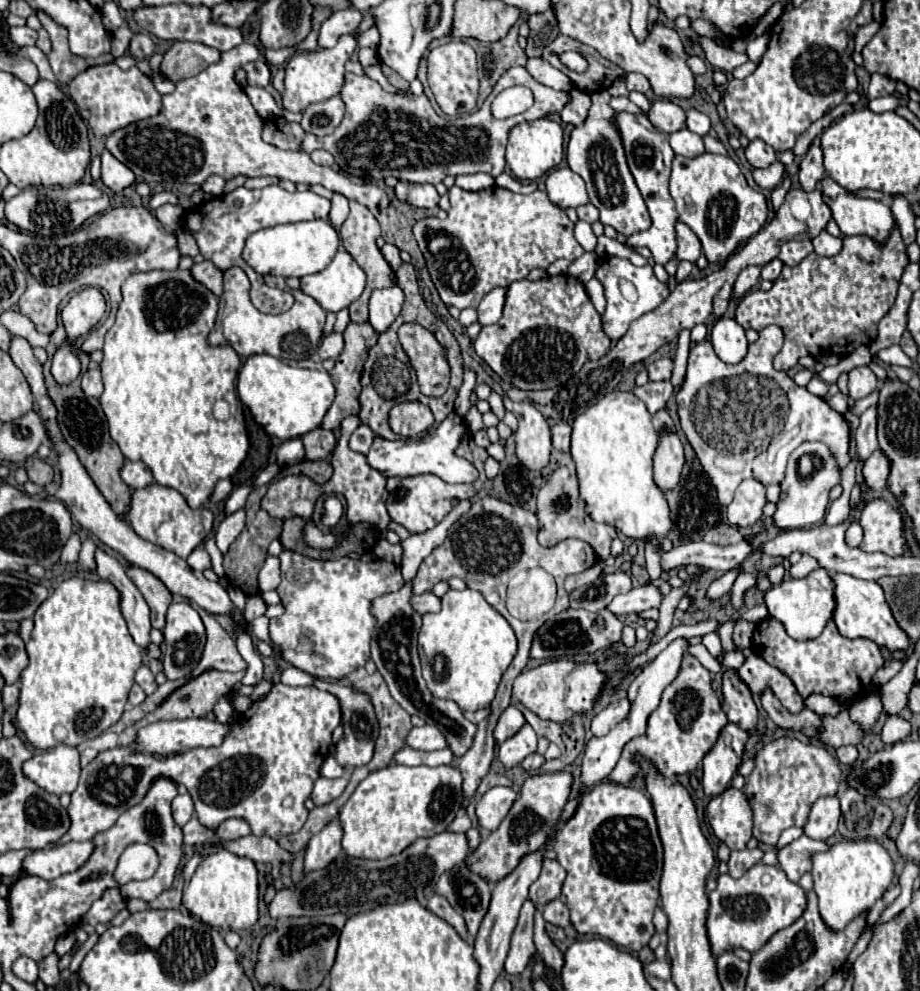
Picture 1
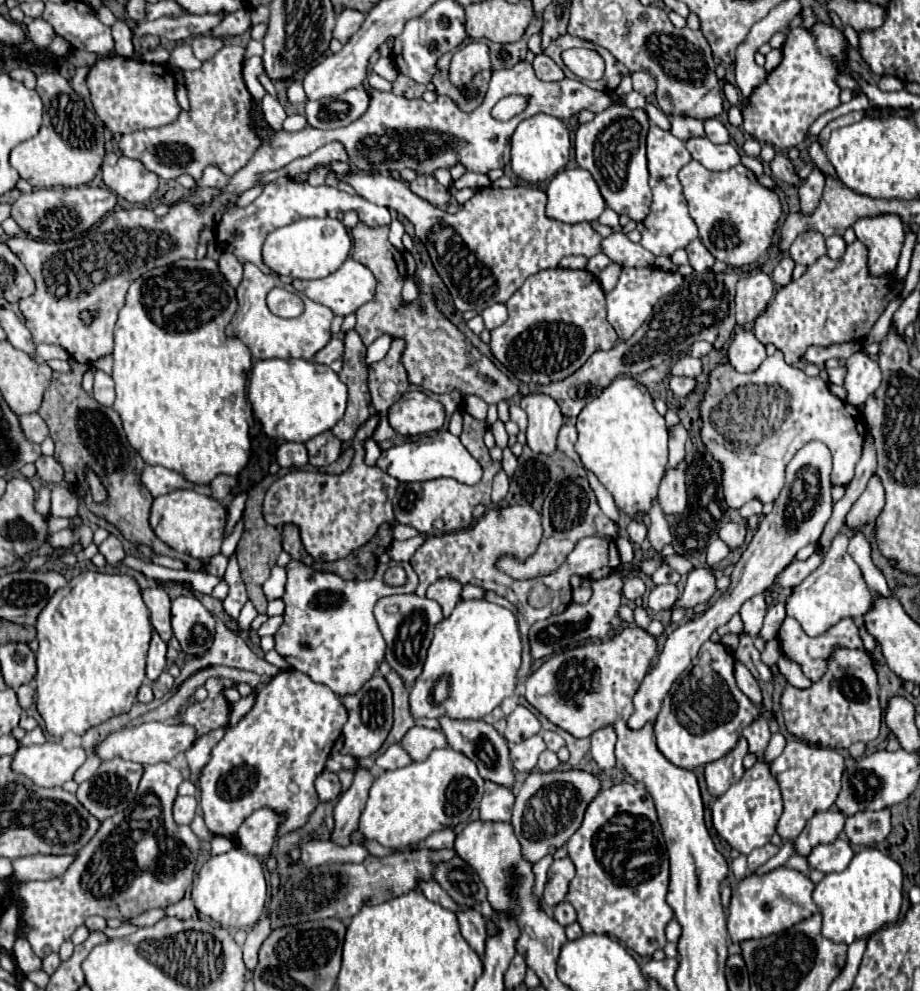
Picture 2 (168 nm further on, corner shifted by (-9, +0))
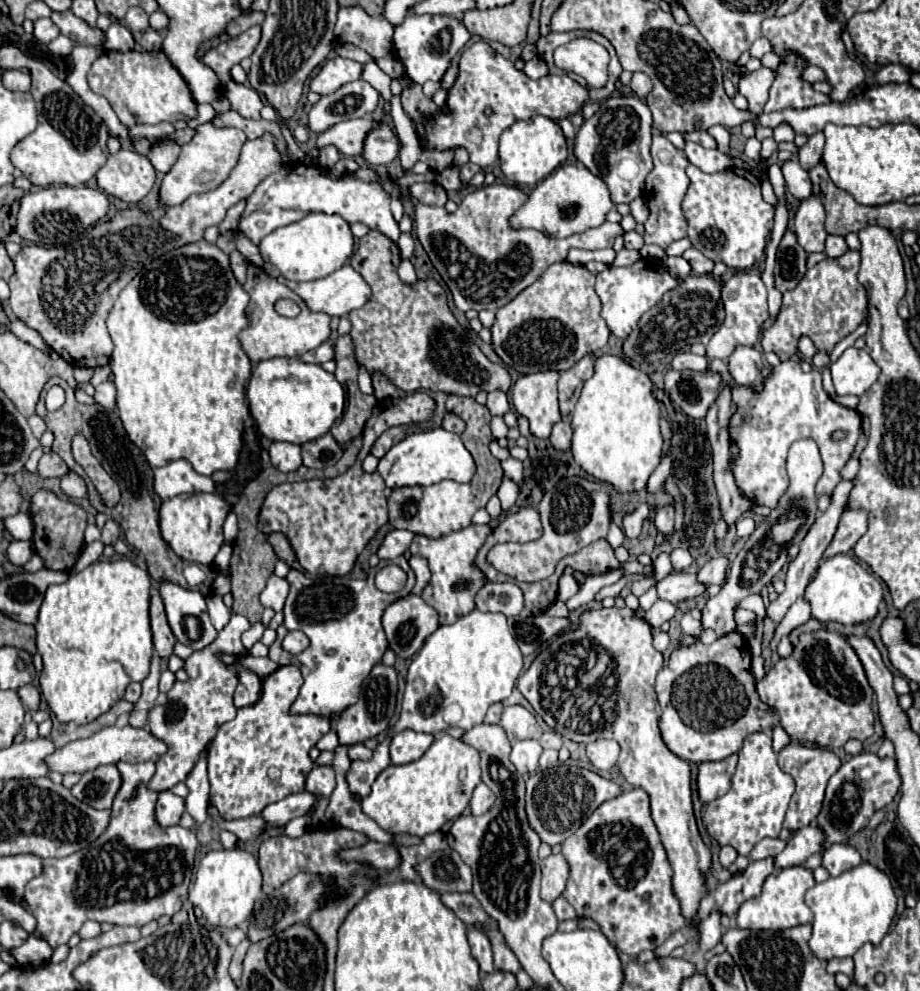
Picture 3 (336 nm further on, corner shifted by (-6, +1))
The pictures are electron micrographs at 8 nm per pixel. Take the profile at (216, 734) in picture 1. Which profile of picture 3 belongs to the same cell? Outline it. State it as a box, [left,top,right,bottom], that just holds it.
[47,726,167,774]

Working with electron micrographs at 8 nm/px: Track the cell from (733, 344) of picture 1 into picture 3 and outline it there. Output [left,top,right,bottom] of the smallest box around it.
[727,346,765,384]

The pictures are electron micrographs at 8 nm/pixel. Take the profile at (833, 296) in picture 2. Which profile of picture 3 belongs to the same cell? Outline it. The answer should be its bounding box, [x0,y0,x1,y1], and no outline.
[761,250,869,360]

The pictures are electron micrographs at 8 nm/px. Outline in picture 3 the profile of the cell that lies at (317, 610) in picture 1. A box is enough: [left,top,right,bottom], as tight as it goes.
[269,556,415,716]

